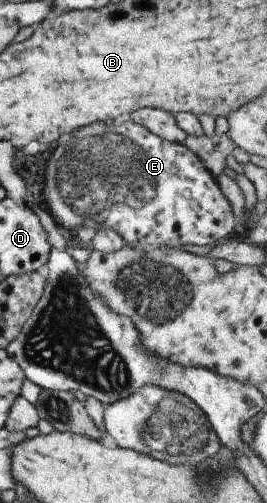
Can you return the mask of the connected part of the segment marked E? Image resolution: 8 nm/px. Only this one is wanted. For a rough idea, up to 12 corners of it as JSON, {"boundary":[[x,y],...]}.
{"boundary":[[132,120],[48,154],[39,205],[140,252],[234,228],[200,158]]}

